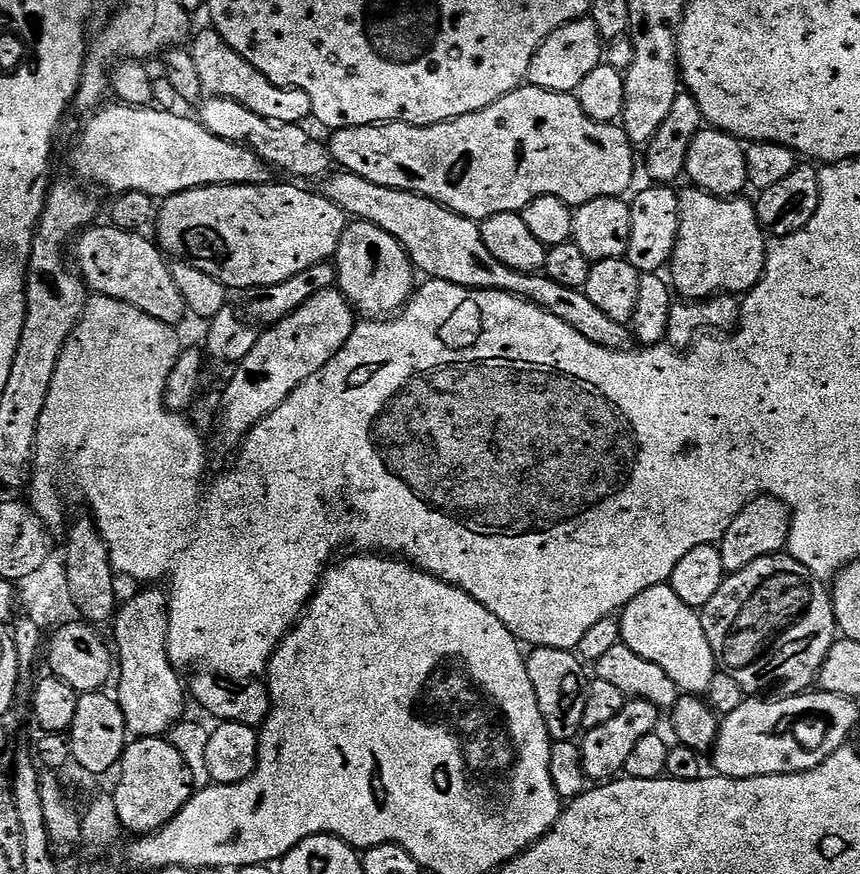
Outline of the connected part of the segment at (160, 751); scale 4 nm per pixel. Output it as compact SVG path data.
M141 736L133 739L124 750L124 756L118 765L119 772L120 781L114 789L114 804L118 806L121 829L128 831L129 828L130 831L136 832L132 834L151 834L165 828L186 806L194 791L190 766L186 764L182 754L174 748L170 740L163 736Z

